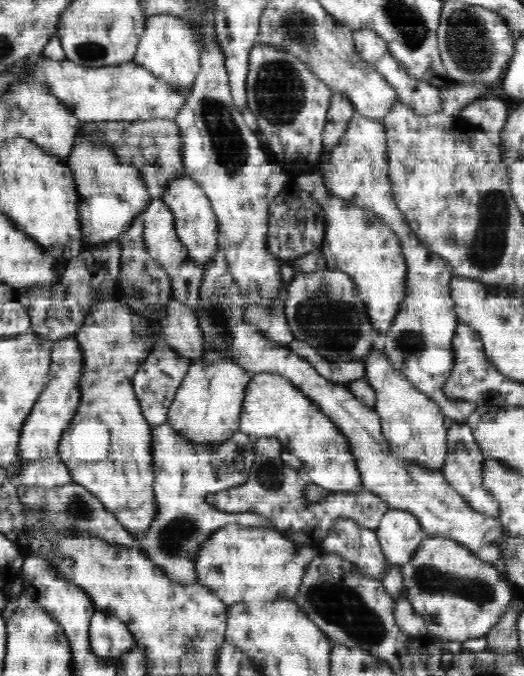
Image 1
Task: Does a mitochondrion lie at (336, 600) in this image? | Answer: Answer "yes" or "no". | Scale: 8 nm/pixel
yes

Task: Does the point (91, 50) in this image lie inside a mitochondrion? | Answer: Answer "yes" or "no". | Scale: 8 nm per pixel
yes

